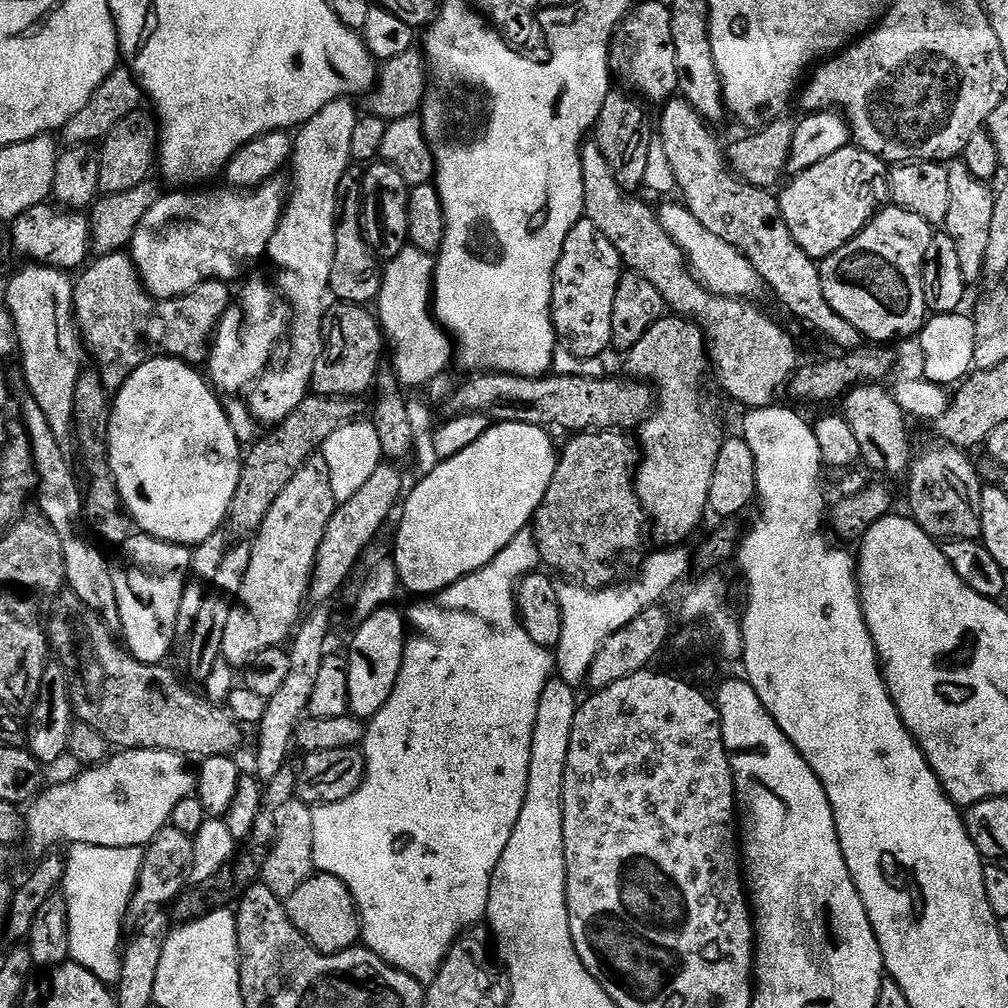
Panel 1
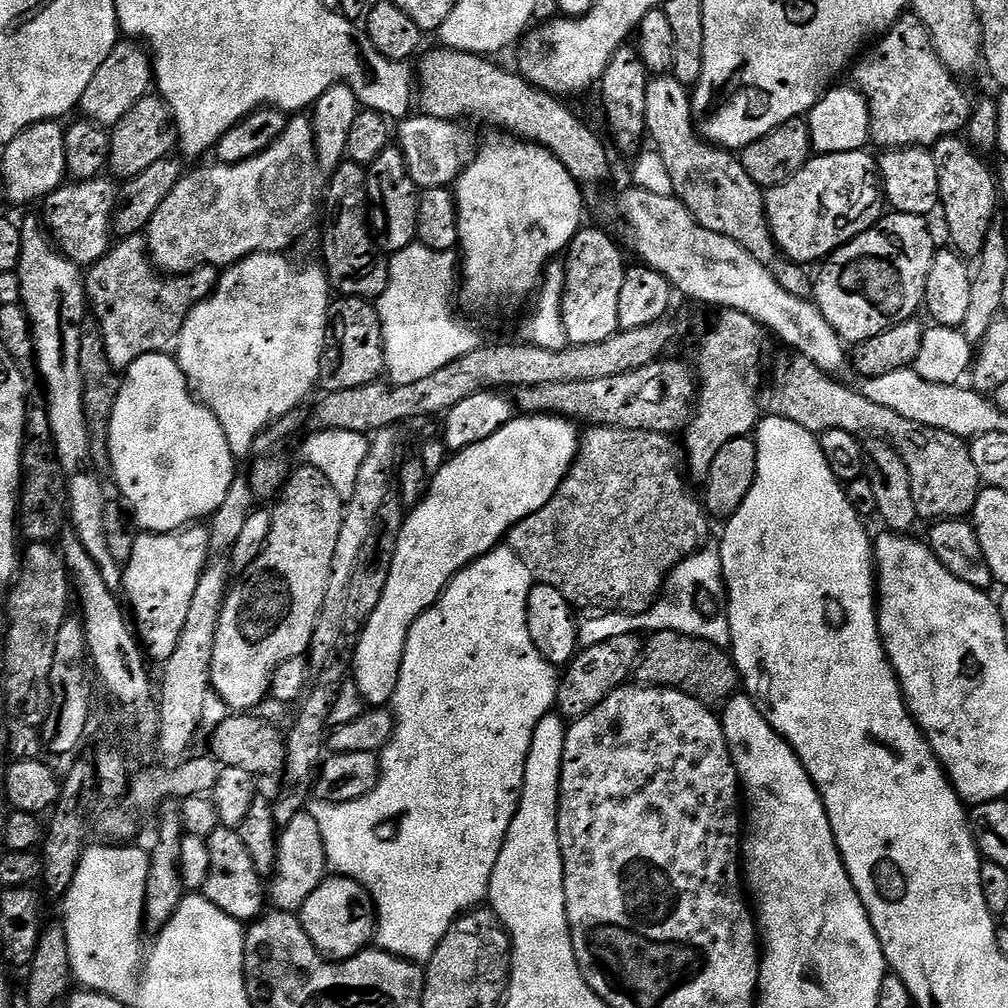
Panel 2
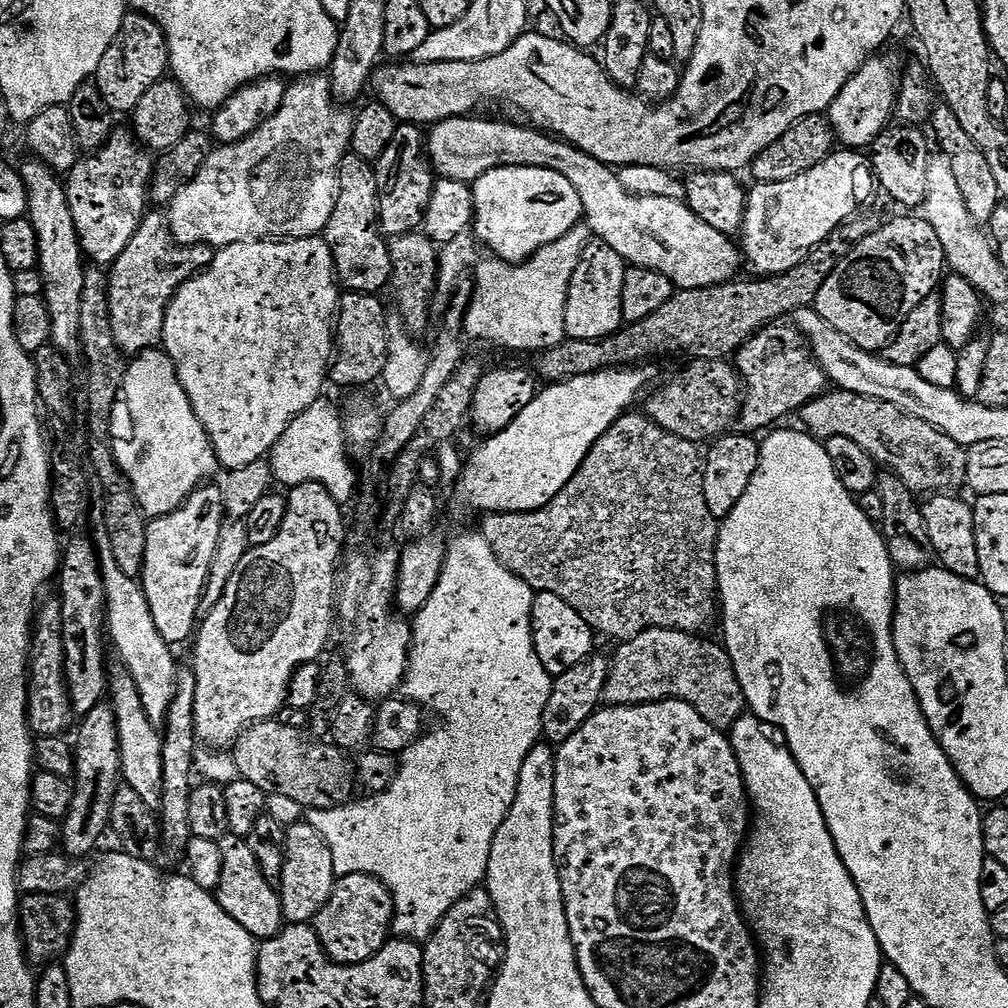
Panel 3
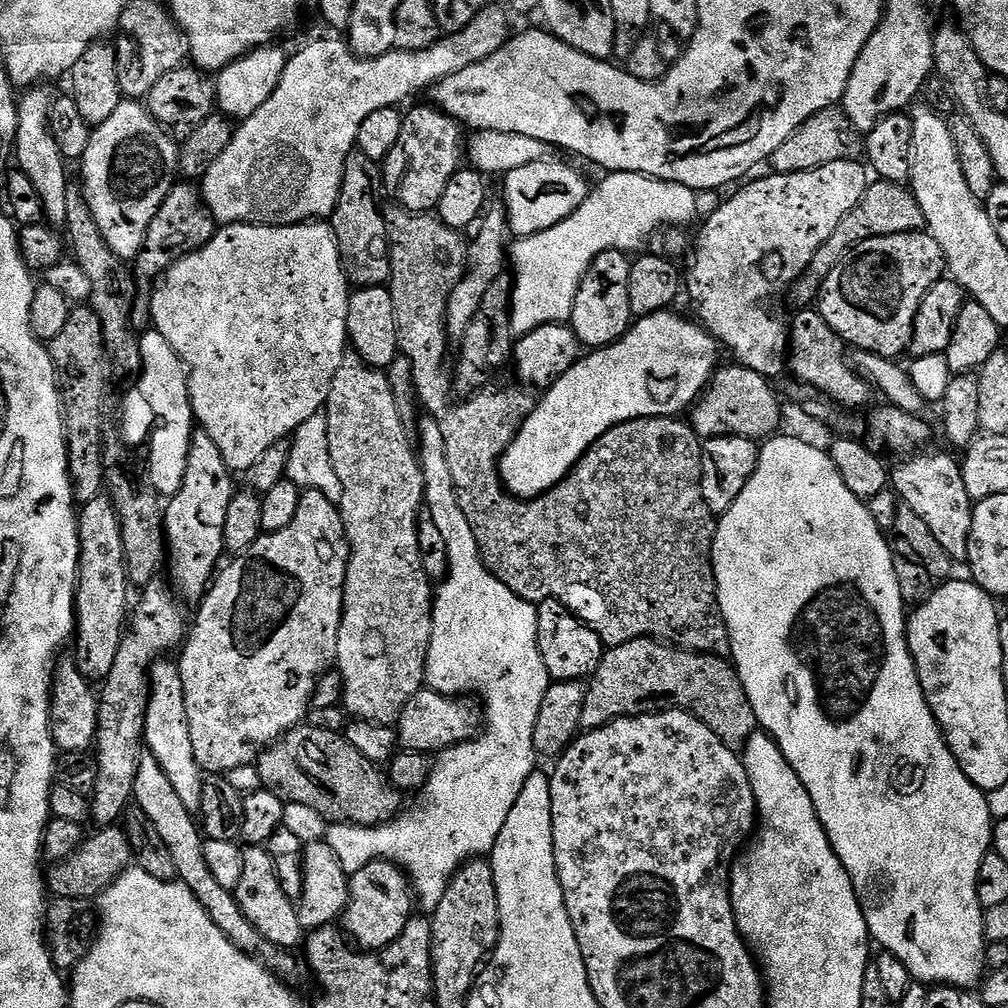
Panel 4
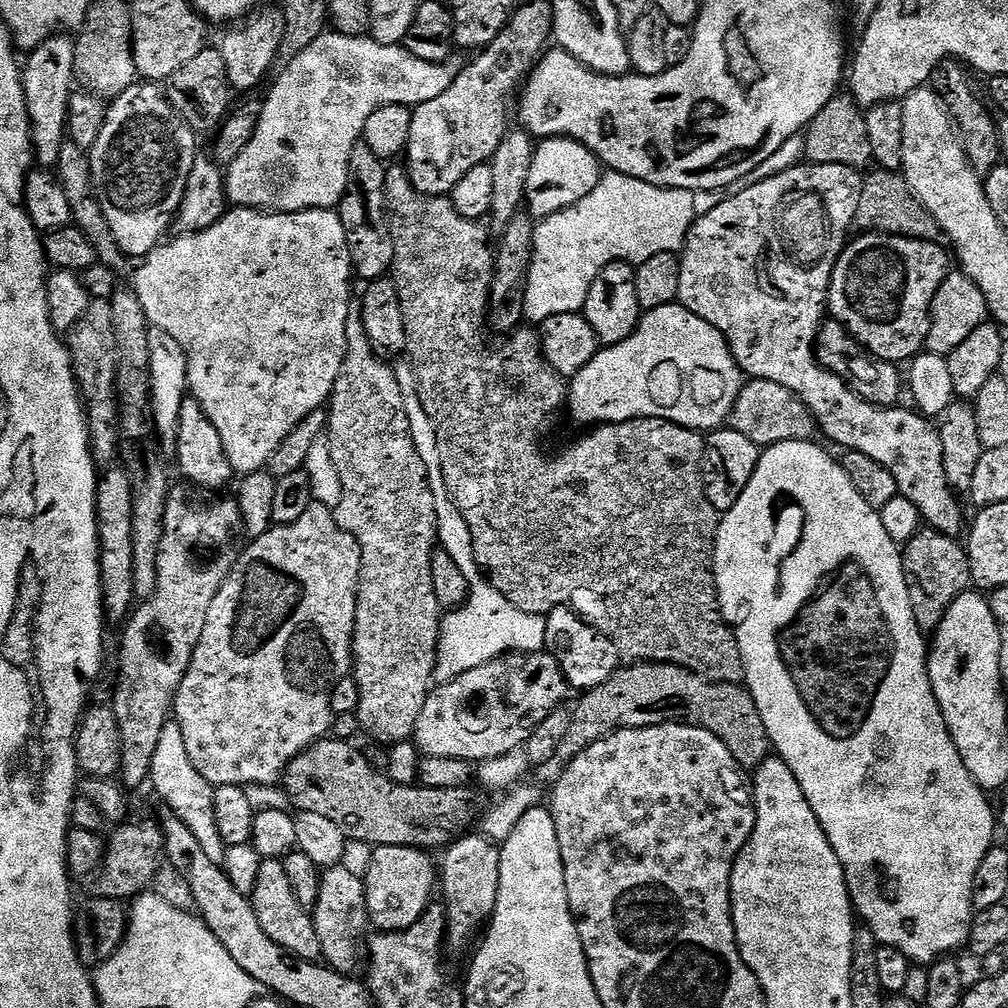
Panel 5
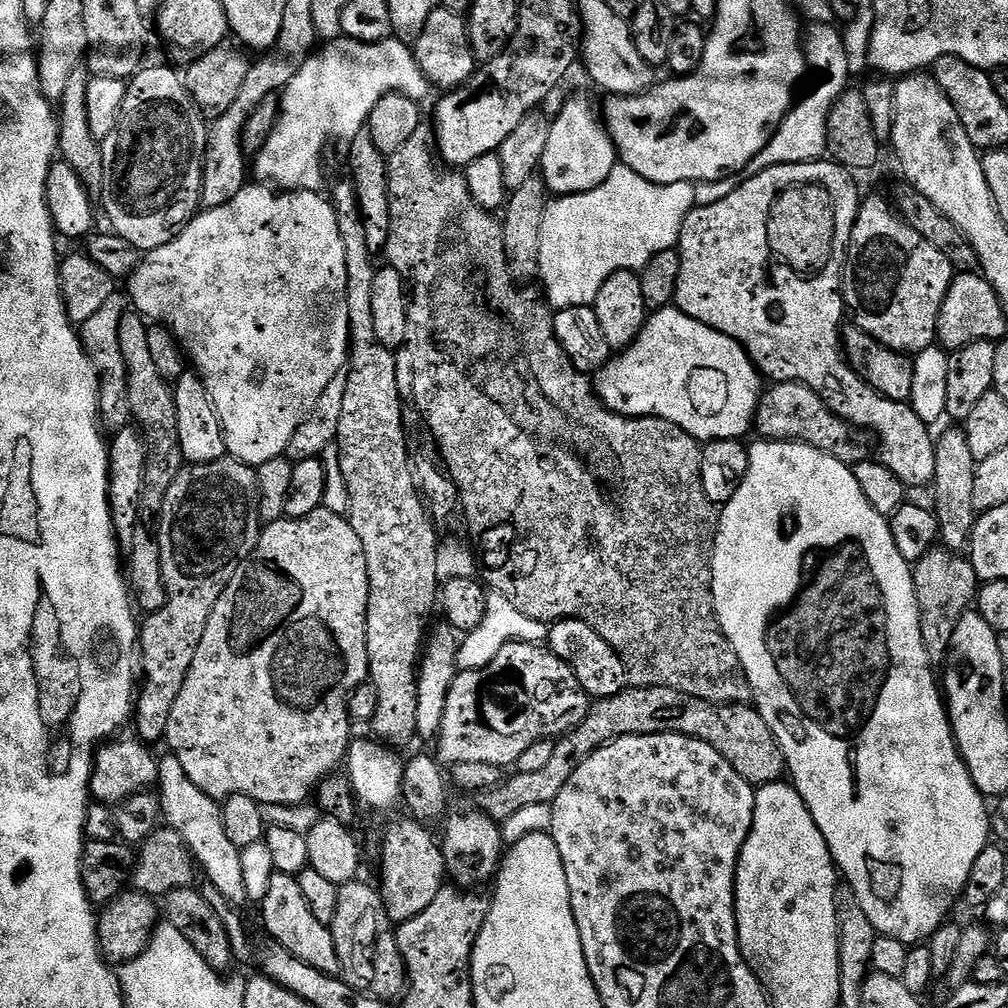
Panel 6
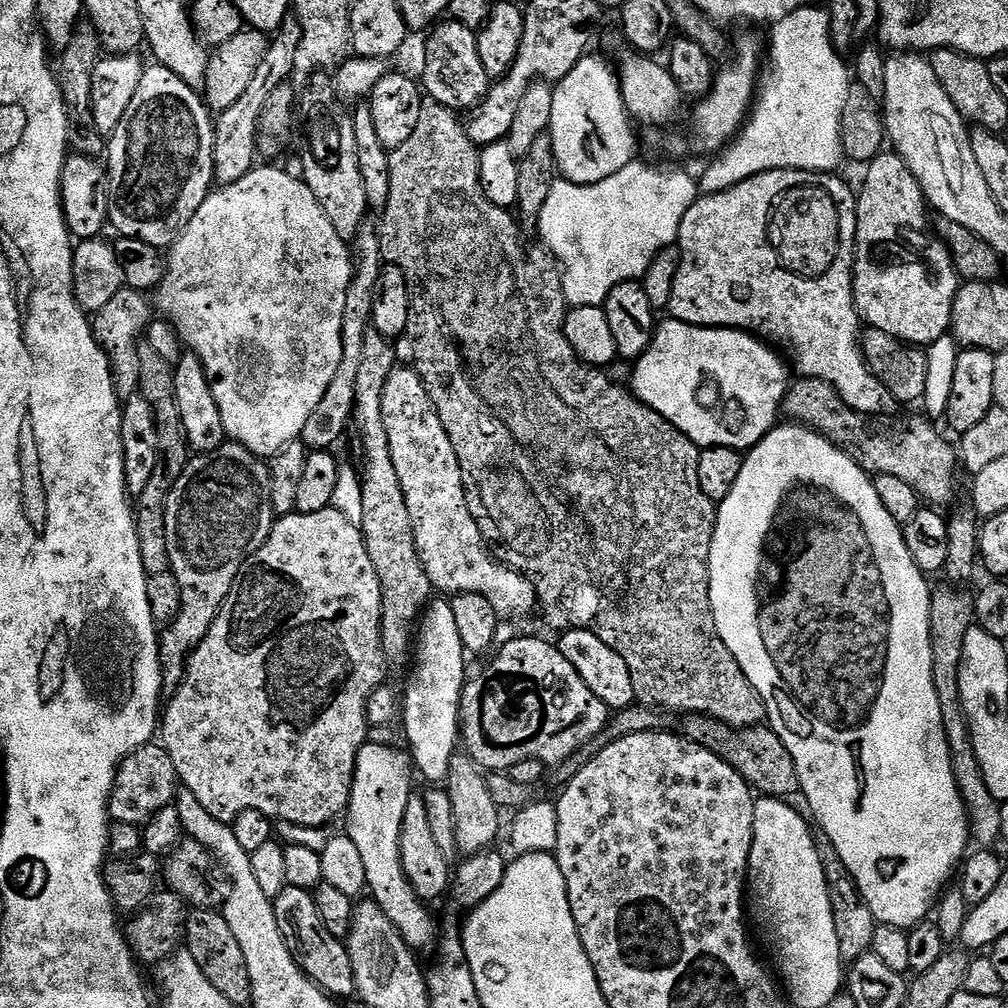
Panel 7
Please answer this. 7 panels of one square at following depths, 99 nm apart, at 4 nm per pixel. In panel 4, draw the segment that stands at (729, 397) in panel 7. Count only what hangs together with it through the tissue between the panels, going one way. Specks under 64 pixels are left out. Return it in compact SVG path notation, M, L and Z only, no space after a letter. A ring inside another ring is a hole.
M665 310L655 312L653 316L639 317L623 340L581 355L580 361L569 372L559 376L539 397L536 408L526 417L524 425L500 457L500 480L511 495L520 500L532 500L558 486L585 456L589 446L622 422L640 416L676 418L691 409L716 373L718 344L707 328L696 322L691 324L674 313Z

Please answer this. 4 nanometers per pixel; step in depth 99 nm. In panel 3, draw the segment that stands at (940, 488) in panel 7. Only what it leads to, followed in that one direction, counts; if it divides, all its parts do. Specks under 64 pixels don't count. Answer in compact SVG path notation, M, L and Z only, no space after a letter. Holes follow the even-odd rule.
M692 358L687 362L689 364L681 372L674 373L665 384L660 384L652 393L651 391L647 393L648 401L645 402L643 411L651 420L656 421L658 426L662 426L662 430L670 434L678 434L678 438L686 438L690 443L700 446L703 445L703 440L711 442L725 435L731 429L728 427L737 423L742 403L742 381L740 373L727 359Z

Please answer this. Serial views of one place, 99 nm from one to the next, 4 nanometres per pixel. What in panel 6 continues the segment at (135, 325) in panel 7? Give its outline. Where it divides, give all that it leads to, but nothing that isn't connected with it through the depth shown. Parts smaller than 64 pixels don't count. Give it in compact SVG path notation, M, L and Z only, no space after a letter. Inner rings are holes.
M113 291L110 298L86 322L79 325L78 335L80 345L96 368L96 377L100 383L98 394L98 420L109 433L115 434L129 427L133 423L130 410L130 390L128 389L128 371L126 360L122 358L122 346L118 346L118 326L122 322L125 312L129 311L130 301L123 291Z

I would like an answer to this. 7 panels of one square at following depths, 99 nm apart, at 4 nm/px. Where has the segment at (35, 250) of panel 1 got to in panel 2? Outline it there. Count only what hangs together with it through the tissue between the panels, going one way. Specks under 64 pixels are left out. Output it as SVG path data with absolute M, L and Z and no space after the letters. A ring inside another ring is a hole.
M101 174L92 180L65 182L44 197L42 207L42 216L53 241L75 264L94 265L112 247L114 217L118 207L118 184L115 179Z

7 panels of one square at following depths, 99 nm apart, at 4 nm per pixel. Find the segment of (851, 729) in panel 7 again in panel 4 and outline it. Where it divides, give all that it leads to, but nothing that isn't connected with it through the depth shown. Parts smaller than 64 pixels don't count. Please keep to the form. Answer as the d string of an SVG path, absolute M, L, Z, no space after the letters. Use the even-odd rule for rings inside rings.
M777 434L767 441L760 448L760 461L754 470L754 474L750 478L750 482L746 482L746 490L742 490L742 494L738 494L738 502L734 502L734 506L730 506L730 510L723 513L719 517L716 525L716 537L712 543L712 565L714 566L714 574L716 575L716 589L718 590L718 602L720 609L724 615L724 621L728 627L728 643L730 645L730 659L735 667L736 673L740 676L742 686L746 690L746 698L750 698L750 706L754 706L754 714L756 715L757 725L768 735L773 736L776 744L782 750L782 754L786 758L786 762L790 762L790 766L794 766L794 774L798 774L798 778L802 778L802 786L806 786L806 790L810 794L810 802L814 802L814 810L818 814L818 818L822 822L822 826L828 835L830 846L834 850L834 854L838 854L838 858L842 862L842 866L846 870L846 874L850 874L850 882L856 891L858 902L862 906L862 914L866 918L866 926L868 927L869 937L873 941L876 940L881 945L883 951L894 954L894 958L899 958L906 965L906 970L910 970L913 981L919 982L925 986L951 986L961 990L969 990L981 983L986 976L986 941L984 939L984 909L978 902L978 890L976 883L978 882L978 866L982 866L982 858L992 848L992 829L994 827L994 815L988 809L989 797L978 786L974 786L974 782L970 782L970 778L966 778L966 774L962 770L962 766L958 766L958 762L954 758L954 754L950 750L950 746L944 740L944 731L938 726L938 722L934 718L934 714L930 710L930 706L924 697L924 691L920 685L918 678L918 670L914 666L914 658L910 654L910 646L908 645L908 622L906 619L906 601L902 590L898 586L898 578L894 570L894 558L892 557L892 546L889 537L874 522L874 518L870 514L867 503L859 500L854 494L850 494L850 490L846 487L846 482L842 482L842 474L838 474L838 470L834 466L831 455L827 451L824 452L820 448L815 448L812 444L807 444L804 440L795 440L792 436L783 436Z

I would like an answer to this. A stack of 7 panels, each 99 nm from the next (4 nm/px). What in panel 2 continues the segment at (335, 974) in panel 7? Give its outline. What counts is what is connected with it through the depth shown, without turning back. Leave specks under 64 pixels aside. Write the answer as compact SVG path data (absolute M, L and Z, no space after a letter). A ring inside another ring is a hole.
M221 826L208 836L207 841L210 850L210 872L206 874L202 895L214 902L218 910L230 914L230 918L241 922L257 920L266 908L266 884L254 866L254 858L250 858L246 845L242 843L239 831Z

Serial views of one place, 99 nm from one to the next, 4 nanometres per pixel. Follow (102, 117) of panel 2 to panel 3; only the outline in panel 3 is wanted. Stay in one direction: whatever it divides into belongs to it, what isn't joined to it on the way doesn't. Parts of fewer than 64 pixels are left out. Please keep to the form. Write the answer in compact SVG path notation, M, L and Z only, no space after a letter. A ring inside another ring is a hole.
M129 11L110 50L106 50L102 57L94 83L106 106L112 109L113 113L131 114L136 111L138 102L142 102L142 94L146 94L150 86L165 79L169 68L168 39L164 31L146 14Z

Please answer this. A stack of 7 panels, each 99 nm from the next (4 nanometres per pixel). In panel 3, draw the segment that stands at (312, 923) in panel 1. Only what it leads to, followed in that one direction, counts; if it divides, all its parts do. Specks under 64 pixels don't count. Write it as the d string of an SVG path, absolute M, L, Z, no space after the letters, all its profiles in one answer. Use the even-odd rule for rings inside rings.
M346 874L337 879L330 898L318 910L314 927L320 945L332 961L336 964L361 964L374 958L374 954L388 943L393 935L395 913L394 898L381 880L370 874Z

